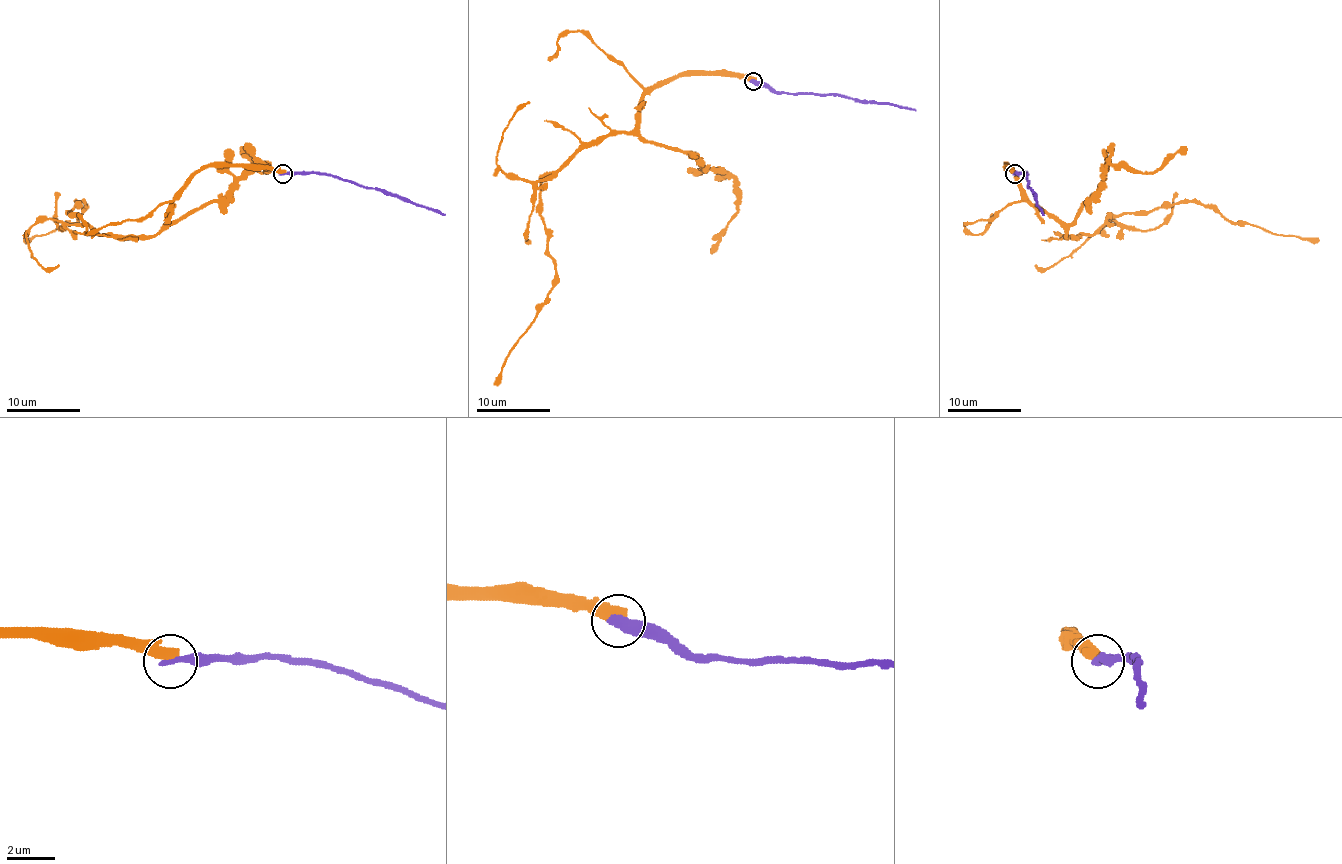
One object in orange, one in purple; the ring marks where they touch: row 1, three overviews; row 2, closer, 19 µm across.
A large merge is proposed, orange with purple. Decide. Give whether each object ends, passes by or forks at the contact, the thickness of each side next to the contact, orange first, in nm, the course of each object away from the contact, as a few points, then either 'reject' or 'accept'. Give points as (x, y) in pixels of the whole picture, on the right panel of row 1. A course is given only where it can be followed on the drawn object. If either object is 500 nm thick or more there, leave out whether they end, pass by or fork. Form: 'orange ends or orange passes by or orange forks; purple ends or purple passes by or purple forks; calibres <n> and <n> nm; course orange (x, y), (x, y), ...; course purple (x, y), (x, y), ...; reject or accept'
calibres 550 and 400 nm; course orange (1014, 172), (1009, 165), (1020, 191), (1067, 236), (1091, 235), (1115, 214), (1197, 202), (1234, 222), (1318, 240); course purple (1014, 174), (1027, 174), (1027, 185), (1034, 192), (1043, 214); reject

